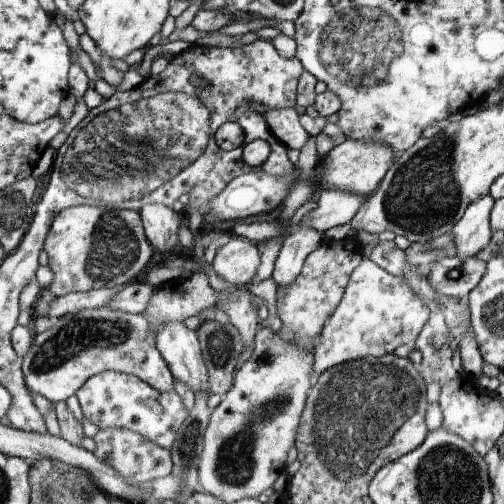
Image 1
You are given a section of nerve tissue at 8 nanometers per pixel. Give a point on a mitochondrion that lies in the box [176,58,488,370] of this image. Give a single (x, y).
(425, 196)

